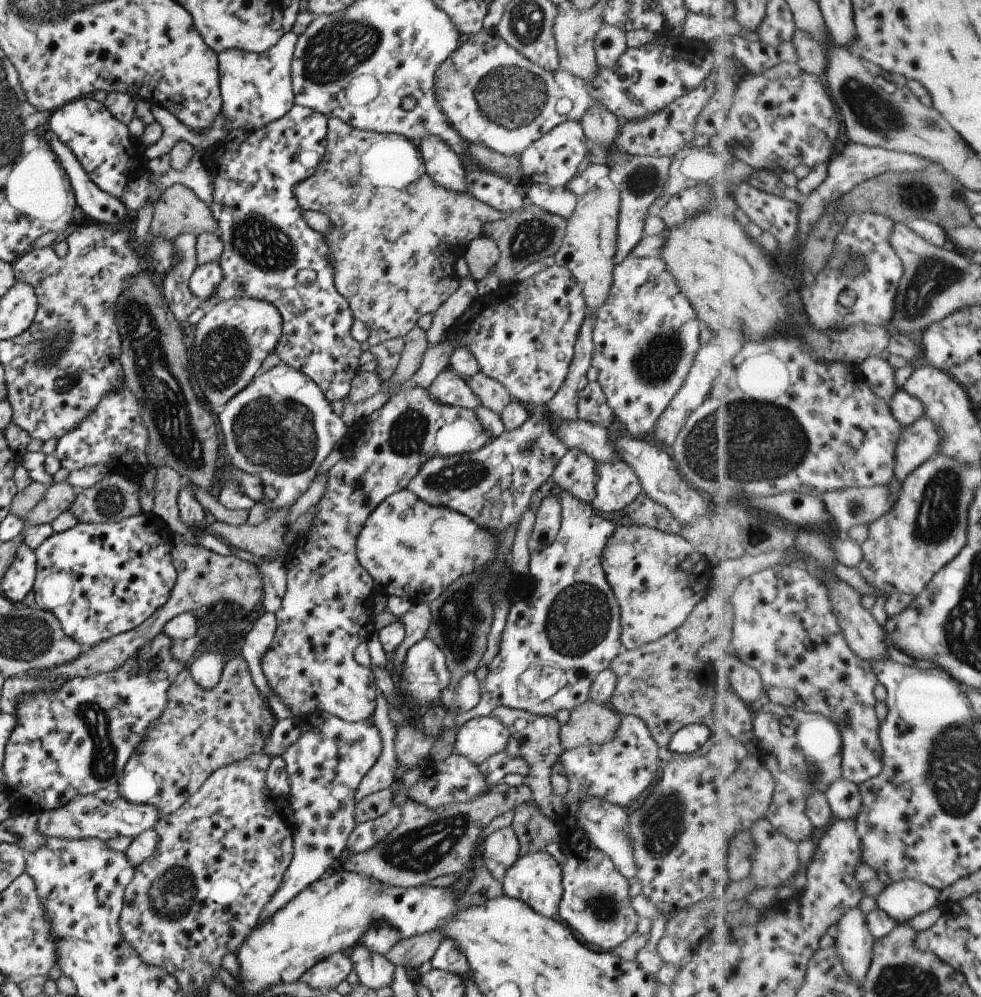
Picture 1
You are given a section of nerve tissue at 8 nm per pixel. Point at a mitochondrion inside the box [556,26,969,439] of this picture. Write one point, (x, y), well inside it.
(875, 110)

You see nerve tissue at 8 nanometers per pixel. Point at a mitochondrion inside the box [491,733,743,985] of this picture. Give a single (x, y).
(663, 825)

